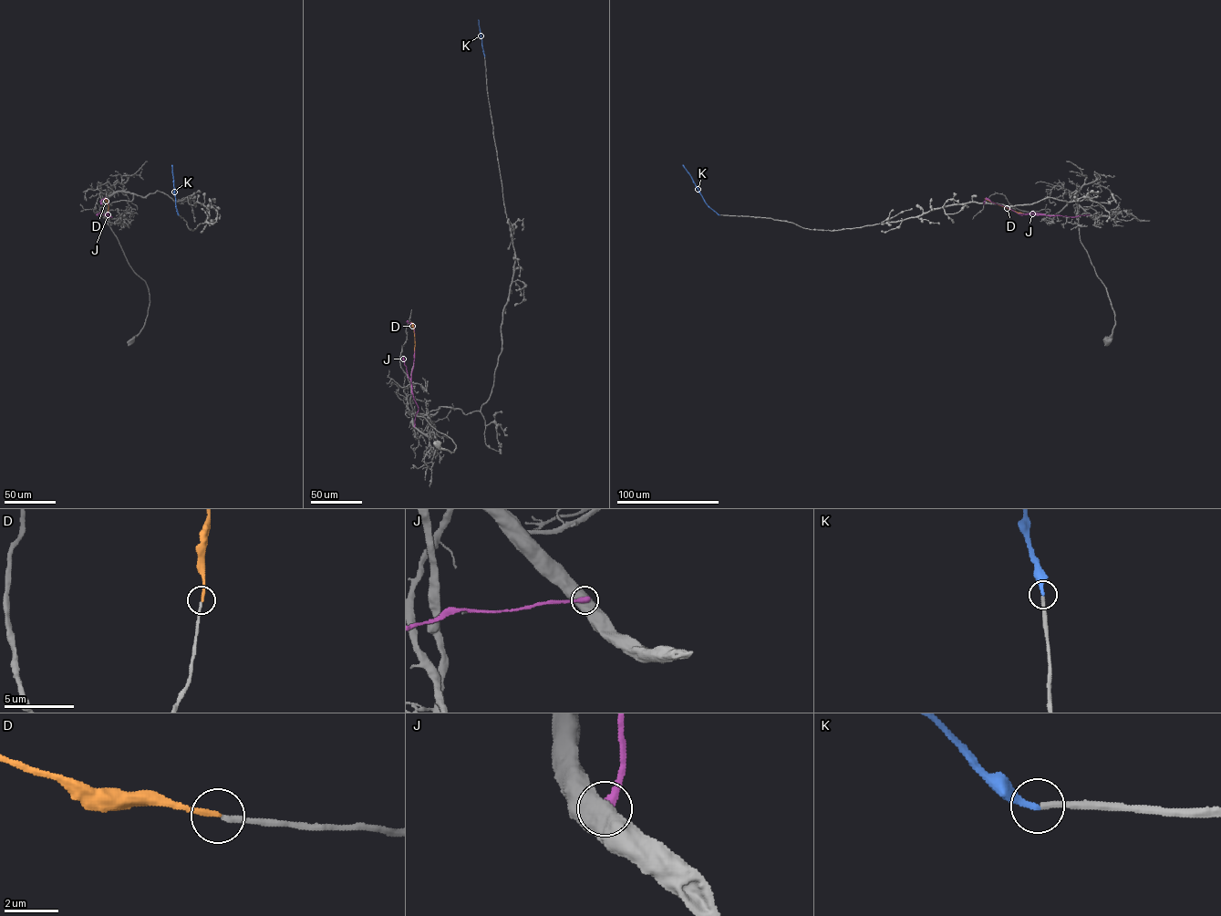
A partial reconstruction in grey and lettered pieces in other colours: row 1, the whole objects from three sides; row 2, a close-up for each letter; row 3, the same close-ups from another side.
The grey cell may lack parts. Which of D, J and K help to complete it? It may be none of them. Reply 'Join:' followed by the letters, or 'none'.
Join: K

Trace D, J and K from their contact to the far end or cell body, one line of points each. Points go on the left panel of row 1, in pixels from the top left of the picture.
D: (108, 213), (108, 204), (104, 199)
J: (108, 214), (111, 217), (104, 214), (108, 212), (107, 200), (103, 199), (101, 204)
K: (178, 214), (172, 165)

